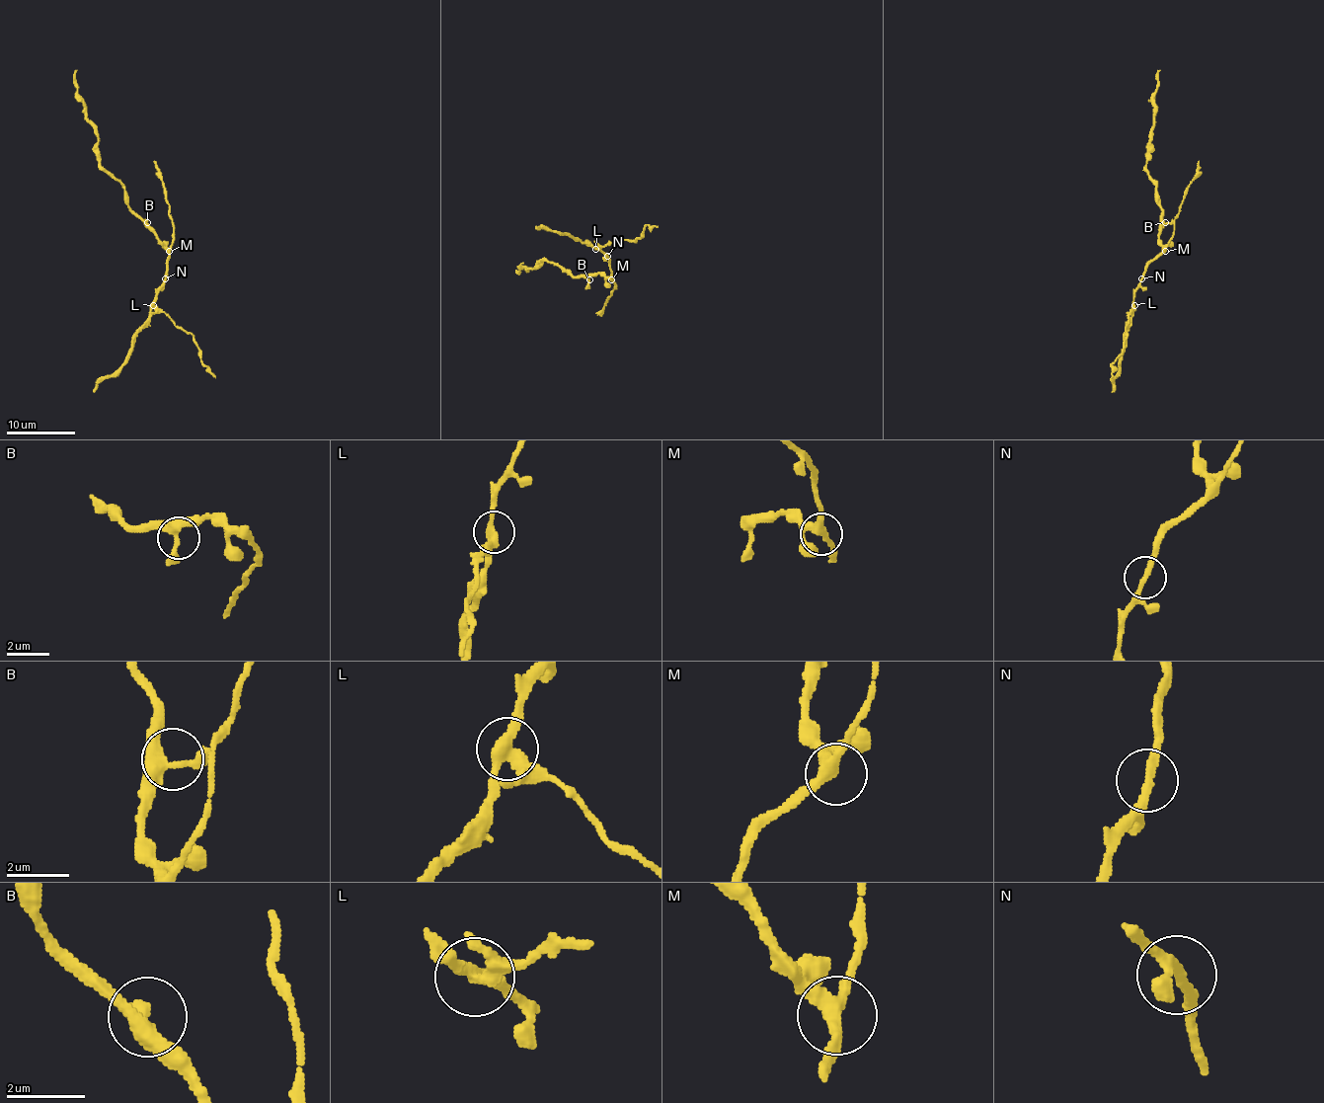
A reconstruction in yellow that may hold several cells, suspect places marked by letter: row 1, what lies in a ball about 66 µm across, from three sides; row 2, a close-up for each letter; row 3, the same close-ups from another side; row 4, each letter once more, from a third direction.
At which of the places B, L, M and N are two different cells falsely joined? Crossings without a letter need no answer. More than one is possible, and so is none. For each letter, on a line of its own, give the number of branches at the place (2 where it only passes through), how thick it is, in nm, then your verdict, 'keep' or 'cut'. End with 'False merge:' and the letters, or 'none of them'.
B: 3 branches meet; 320 nm thick; keep
L: 3 branches meet; 320 nm thick; cut
M: 3 branches meet; 320 nm thick; keep
N: 2 branches meet; 240 nm thick; keep
False merge: L

